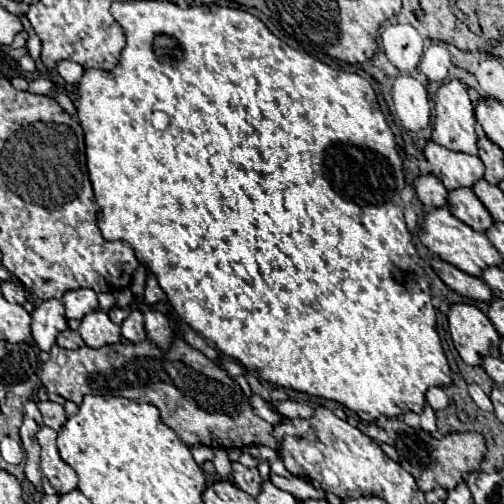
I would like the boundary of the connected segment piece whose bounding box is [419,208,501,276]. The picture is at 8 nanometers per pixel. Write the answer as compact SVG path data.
M435 208L425 214L425 218L421 222L421 230L419 230L419 240L433 254L437 254L441 260L445 260L445 262L449 262L449 264L457 266L459 270L465 270L467 274L473 274L473 276L481 276L481 272L487 266L501 264L501 254L489 242L489 238L483 232L477 232L471 226L463 224L461 220L453 218L453 214L449 214L447 208Z

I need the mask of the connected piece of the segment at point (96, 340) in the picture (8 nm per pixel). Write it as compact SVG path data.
M93 310L83 316L77 332L91 348L101 348L105 344L115 344L121 340L121 328L113 324L103 310Z

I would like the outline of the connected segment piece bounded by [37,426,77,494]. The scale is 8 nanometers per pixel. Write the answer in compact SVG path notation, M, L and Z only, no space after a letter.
M41 426L37 432L41 444L41 472L43 472L43 492L45 494L65 494L77 488L77 474L67 466L55 446L57 432L49 426Z

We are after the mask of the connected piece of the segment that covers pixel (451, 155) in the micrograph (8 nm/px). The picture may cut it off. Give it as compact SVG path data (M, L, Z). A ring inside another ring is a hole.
M433 140L425 144L423 154L433 166L433 174L443 182L447 190L455 190L461 186L471 188L473 182L483 178L483 162L479 160L479 156L447 150Z

